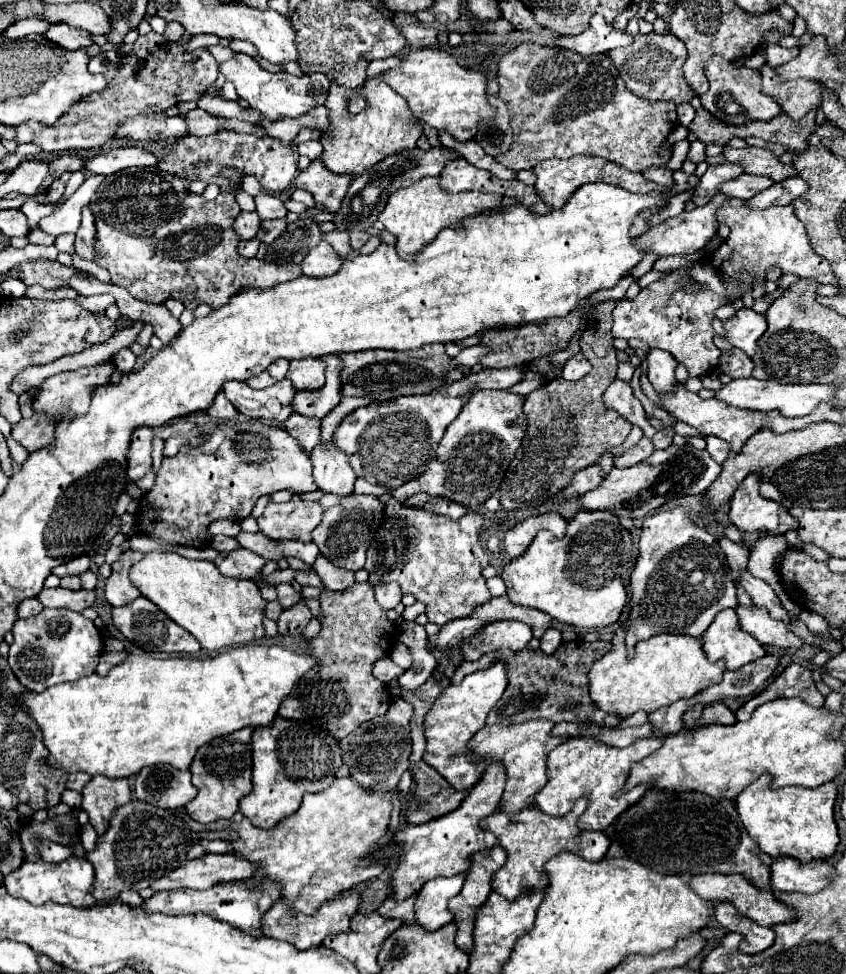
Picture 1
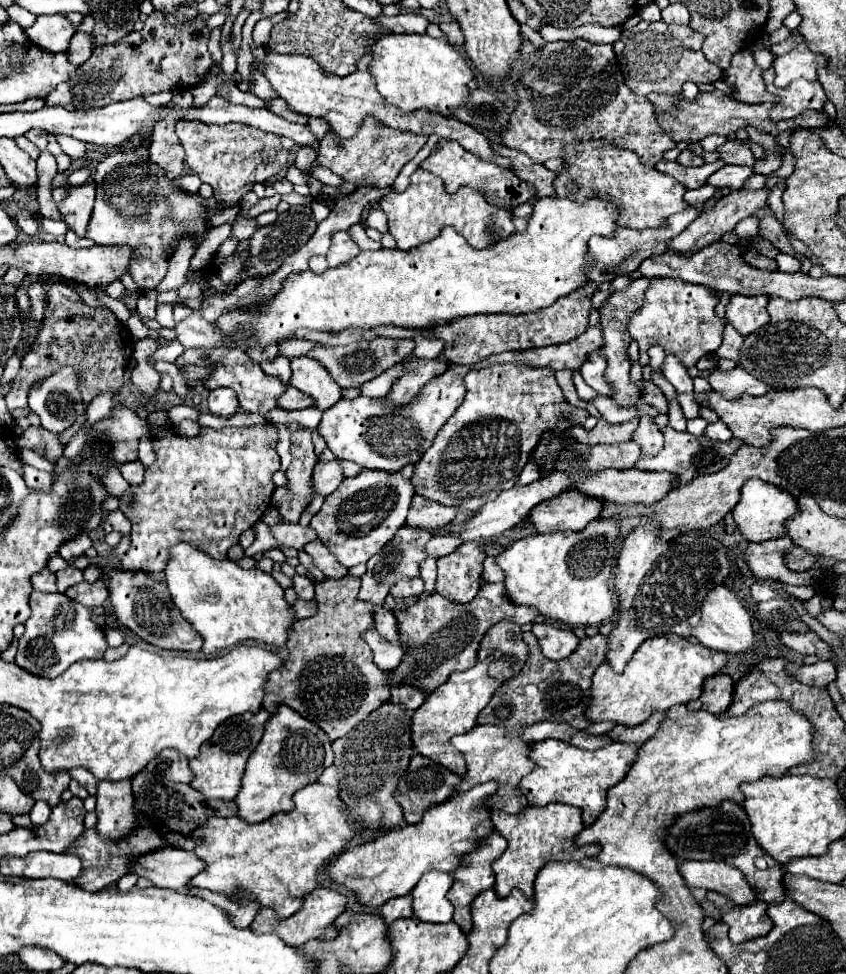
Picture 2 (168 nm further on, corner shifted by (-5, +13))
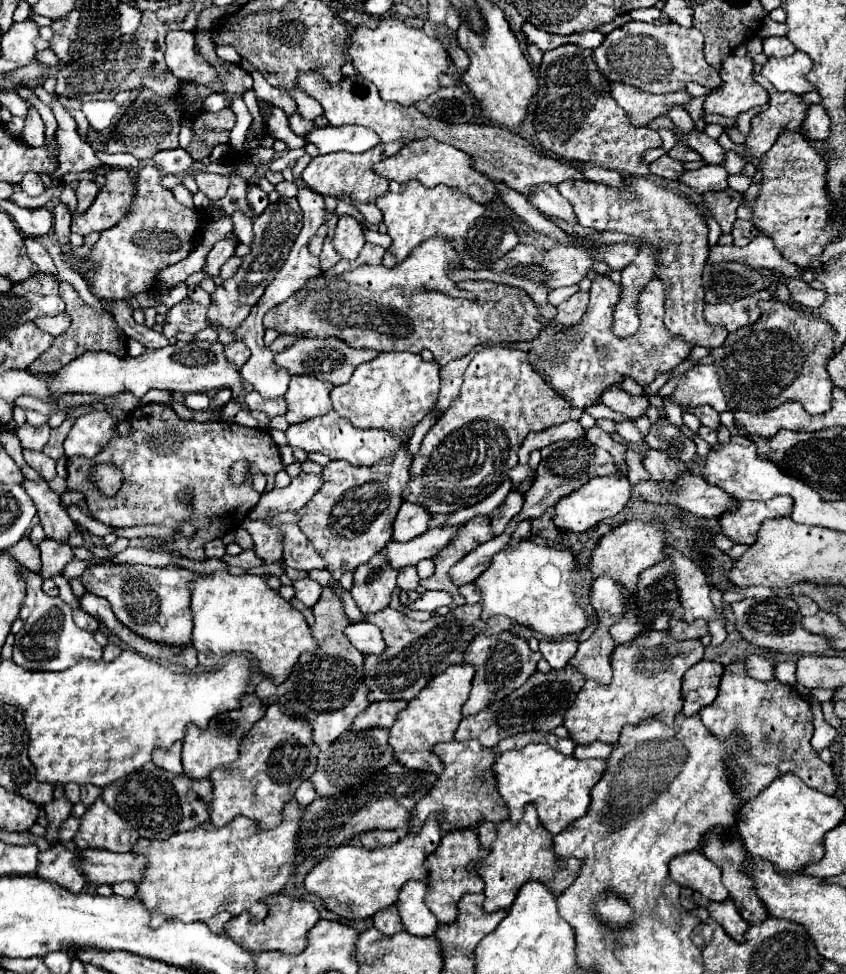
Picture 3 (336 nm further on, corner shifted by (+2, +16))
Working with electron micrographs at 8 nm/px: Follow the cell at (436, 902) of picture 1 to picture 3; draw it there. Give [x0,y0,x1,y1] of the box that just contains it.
[396,880,438,936]

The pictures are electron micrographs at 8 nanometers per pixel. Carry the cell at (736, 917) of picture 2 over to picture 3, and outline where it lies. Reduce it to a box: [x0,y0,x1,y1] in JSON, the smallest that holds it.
[692,892,748,942]

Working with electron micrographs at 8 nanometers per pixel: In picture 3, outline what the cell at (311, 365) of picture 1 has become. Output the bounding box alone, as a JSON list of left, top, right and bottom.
[286,376,332,424]

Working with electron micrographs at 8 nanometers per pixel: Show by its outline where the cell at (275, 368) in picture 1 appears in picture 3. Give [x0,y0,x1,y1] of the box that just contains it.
[226,342,250,366]

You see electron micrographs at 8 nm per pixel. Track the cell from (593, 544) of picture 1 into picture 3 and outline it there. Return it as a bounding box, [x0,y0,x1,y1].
[476,538,588,638]

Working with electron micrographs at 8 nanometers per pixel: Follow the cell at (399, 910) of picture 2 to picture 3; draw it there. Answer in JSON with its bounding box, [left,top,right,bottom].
[372,906,404,934]

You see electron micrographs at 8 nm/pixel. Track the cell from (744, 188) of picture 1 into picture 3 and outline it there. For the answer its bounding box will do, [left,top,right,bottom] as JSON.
[680,164,728,194]

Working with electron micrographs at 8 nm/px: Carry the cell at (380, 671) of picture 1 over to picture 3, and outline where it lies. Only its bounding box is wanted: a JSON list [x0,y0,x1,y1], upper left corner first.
[344,622,386,656]

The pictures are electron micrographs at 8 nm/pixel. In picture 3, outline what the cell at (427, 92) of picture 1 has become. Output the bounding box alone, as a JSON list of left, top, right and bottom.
[348,18,450,106]

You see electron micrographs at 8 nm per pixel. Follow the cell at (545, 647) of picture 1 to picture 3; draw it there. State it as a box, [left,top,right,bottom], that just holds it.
[540,640,578,668]

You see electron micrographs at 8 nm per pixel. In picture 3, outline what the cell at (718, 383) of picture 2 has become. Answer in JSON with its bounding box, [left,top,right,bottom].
[672,364,728,412]

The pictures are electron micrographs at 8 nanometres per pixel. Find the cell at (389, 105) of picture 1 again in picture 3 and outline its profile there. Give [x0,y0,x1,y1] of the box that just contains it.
[302,142,402,202]

